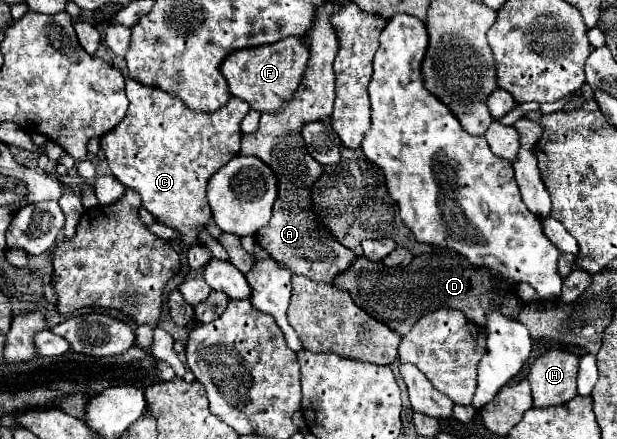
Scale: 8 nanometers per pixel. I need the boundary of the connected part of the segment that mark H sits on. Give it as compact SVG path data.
M552 349L538 357L528 371L534 407L560 405L574 399L578 357L568 351Z

